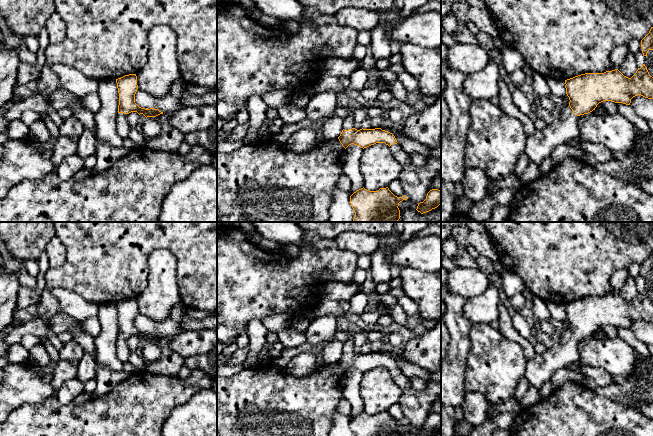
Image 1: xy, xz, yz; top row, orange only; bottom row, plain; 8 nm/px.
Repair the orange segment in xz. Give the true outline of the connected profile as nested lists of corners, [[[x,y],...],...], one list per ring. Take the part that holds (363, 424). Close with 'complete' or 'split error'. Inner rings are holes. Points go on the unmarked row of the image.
[[[364,411],[350,420],[354,436],[400,436],[399,427],[408,422],[395,420],[388,411],[369,415]]] | complete

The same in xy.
[[[136,298],[125,299],[116,303],[118,317],[119,317],[119,329],[118,339],[116,343],[116,351],[119,360],[122,363],[130,361],[131,352],[127,345],[127,339],[131,336],[137,336],[139,339],[143,338],[147,341],[156,341],[163,336],[155,332],[145,333],[139,331],[135,327],[135,318],[138,313]]] | split error

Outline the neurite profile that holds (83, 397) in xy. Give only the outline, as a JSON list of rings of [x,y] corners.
[[[83,391],[82,393],[80,393],[74,400],[73,400],[73,404],[75,405],[81,405],[85,402],[87,402],[88,400],[90,400],[92,398],[92,394],[89,394],[85,391]]]

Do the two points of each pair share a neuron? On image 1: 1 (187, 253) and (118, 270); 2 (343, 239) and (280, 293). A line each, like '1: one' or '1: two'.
1: one
2: two

